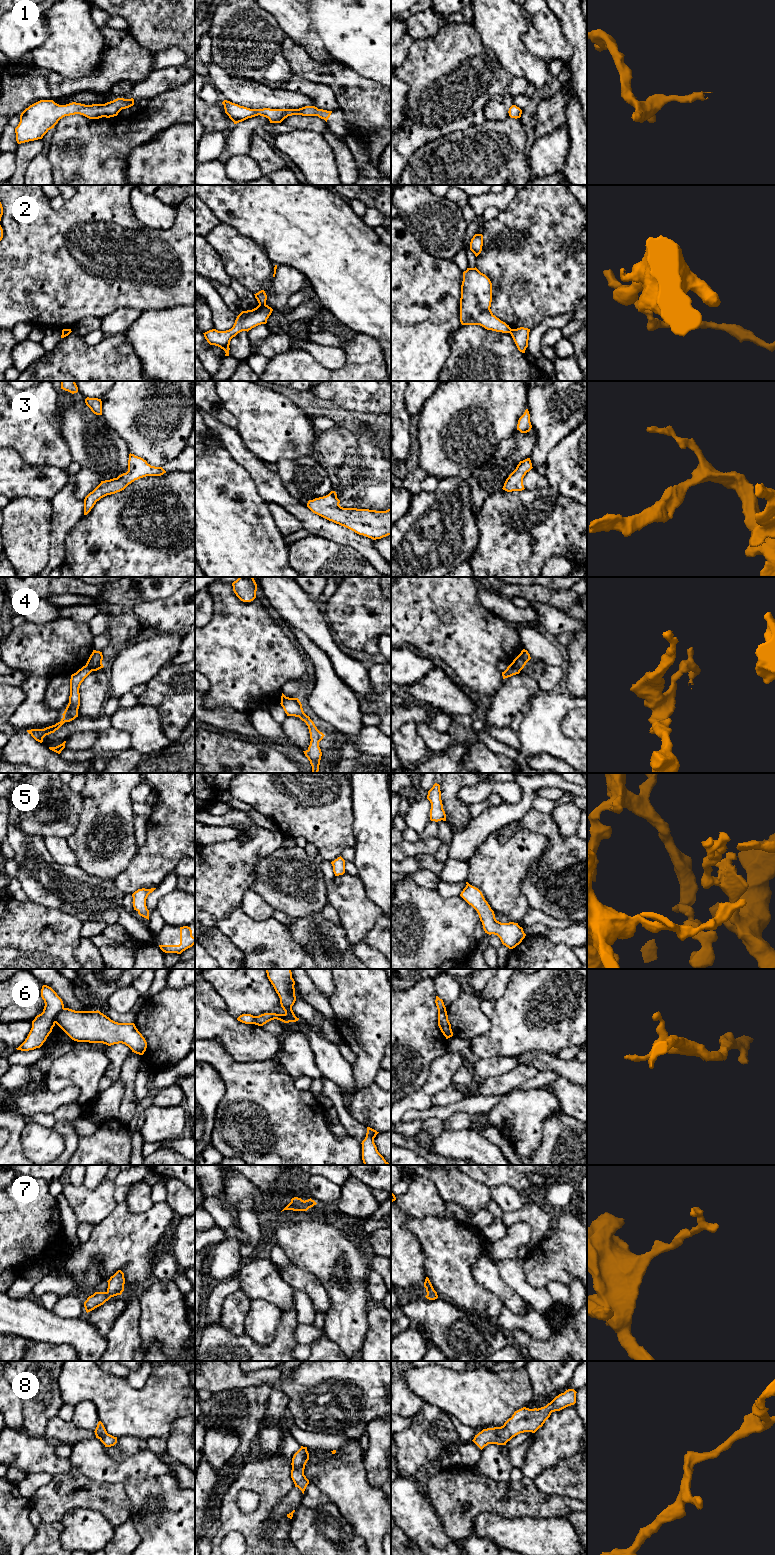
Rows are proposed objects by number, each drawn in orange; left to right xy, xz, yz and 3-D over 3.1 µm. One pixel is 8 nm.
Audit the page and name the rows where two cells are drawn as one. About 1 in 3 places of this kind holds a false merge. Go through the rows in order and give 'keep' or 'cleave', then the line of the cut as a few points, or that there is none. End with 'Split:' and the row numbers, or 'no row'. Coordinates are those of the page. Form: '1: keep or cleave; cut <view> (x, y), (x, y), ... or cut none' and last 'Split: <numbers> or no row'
1: keep; cut none
2: cleave; cut xz (265, 303), (259, 305)
3: keep; cut none
4: cleave; cut yz (511, 663), (519, 671)
5: keep; cut none
6: cleave; cut xy (64, 1008), (56, 1016), (54, 1022)
7: keep; cut none
8: keep; cut none
Split: 2, 4, 6

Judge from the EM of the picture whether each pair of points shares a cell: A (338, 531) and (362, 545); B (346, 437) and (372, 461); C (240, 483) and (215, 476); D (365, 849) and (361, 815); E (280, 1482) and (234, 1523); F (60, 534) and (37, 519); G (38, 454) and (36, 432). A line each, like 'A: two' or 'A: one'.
A: one
B: two
C: one
D: one
E: one
F: two
G: one

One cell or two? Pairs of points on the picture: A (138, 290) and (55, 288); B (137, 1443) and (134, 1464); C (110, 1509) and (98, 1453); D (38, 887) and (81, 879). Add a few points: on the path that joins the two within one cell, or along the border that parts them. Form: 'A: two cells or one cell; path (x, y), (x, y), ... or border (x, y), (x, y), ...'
A: one cell; path (117, 286), (76, 286)
B: two cells; border (159, 1457), (139, 1448), (126, 1457), (113, 1458)
C: two cells; border (82, 1472), (94, 1479), (120, 1483), (125, 1491)
D: one cell; path (49, 886), (70, 886)

